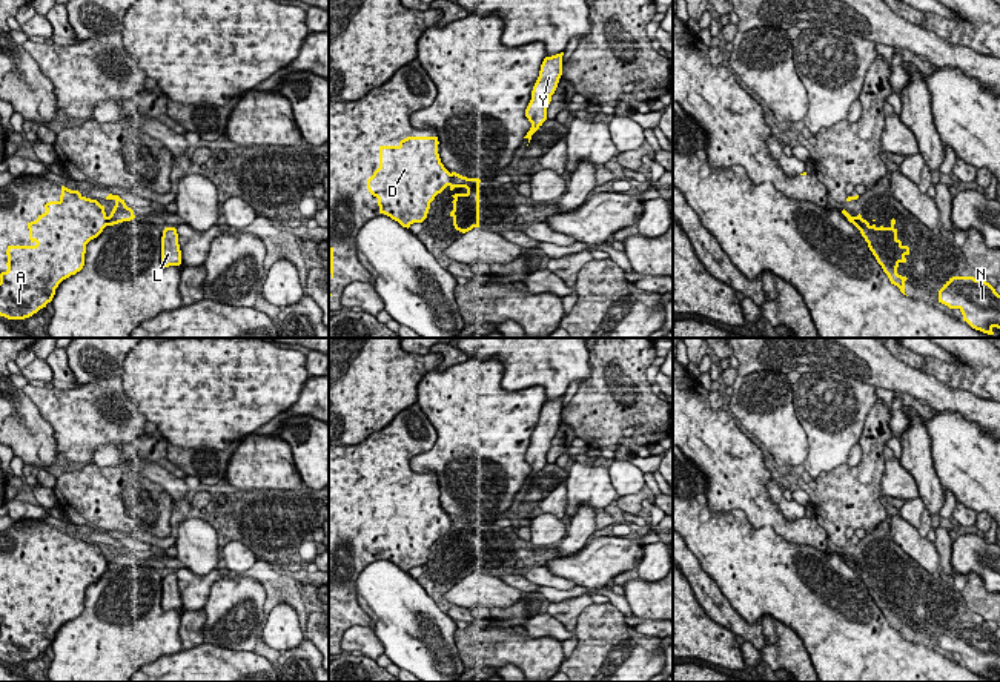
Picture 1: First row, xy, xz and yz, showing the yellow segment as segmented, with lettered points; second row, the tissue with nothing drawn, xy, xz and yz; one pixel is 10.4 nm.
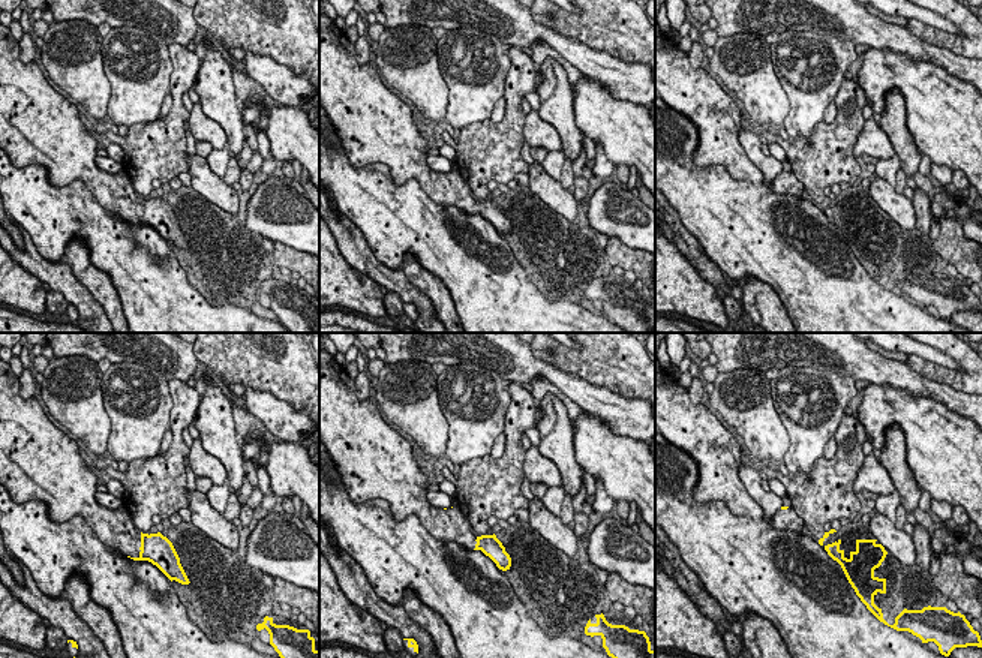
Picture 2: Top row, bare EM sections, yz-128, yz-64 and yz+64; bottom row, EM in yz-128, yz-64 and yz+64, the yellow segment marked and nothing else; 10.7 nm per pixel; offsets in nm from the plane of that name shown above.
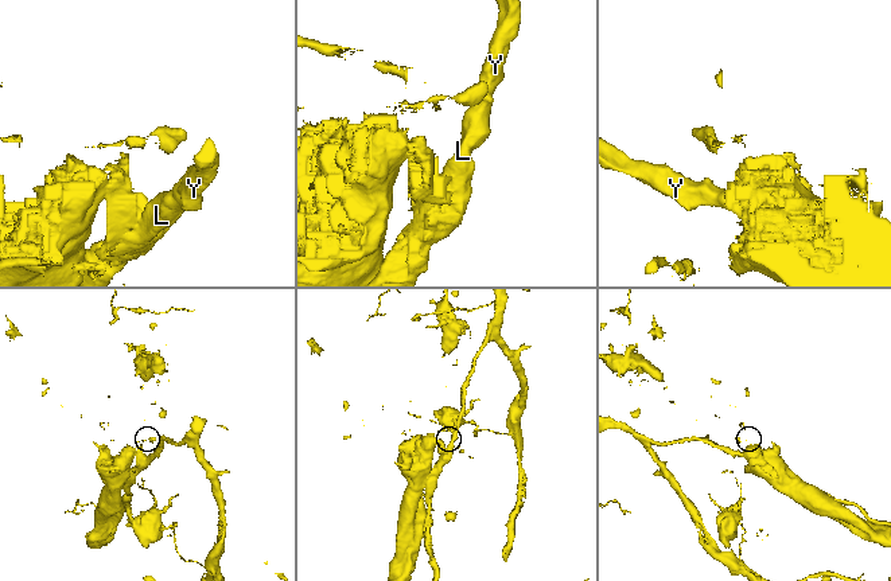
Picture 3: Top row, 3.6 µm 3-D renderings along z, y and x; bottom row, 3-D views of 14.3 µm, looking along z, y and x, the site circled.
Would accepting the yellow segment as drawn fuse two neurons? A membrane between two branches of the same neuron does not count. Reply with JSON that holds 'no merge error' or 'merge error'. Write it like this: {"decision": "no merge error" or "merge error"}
{"decision": "merge error"}

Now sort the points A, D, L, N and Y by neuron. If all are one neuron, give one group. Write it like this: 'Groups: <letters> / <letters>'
Groups: A D / L N Y

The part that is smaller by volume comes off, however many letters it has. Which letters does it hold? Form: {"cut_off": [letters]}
{"cut_off": ["L", "N", "Y"]}

